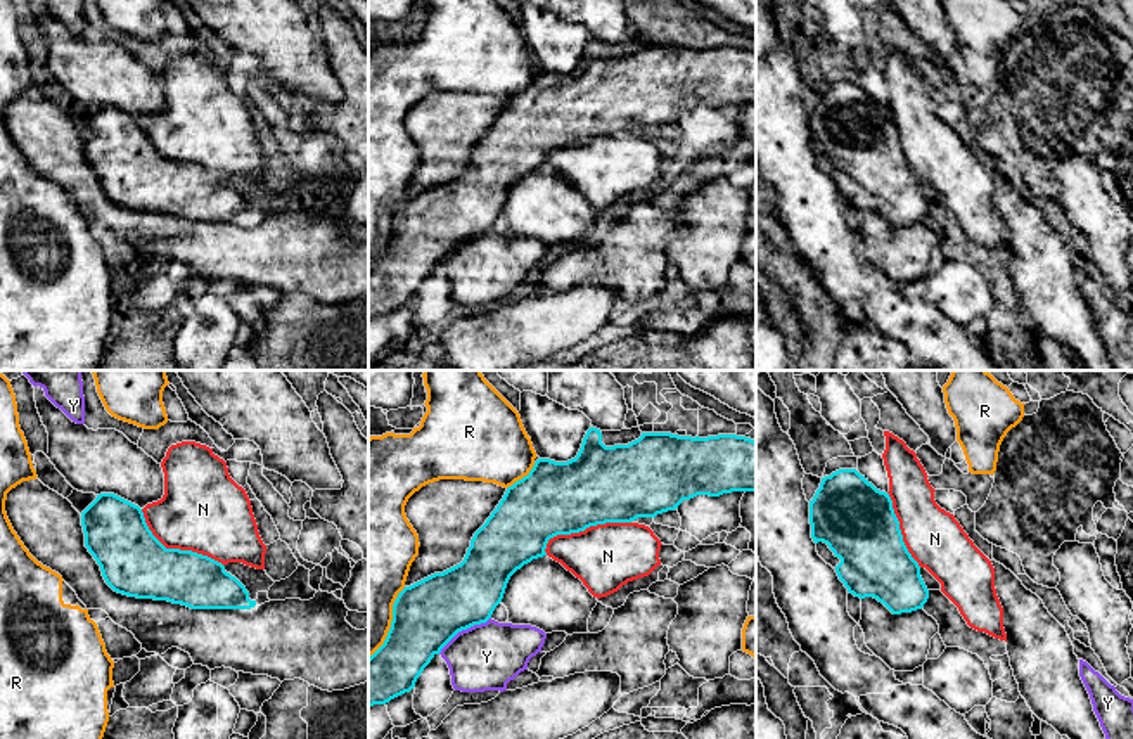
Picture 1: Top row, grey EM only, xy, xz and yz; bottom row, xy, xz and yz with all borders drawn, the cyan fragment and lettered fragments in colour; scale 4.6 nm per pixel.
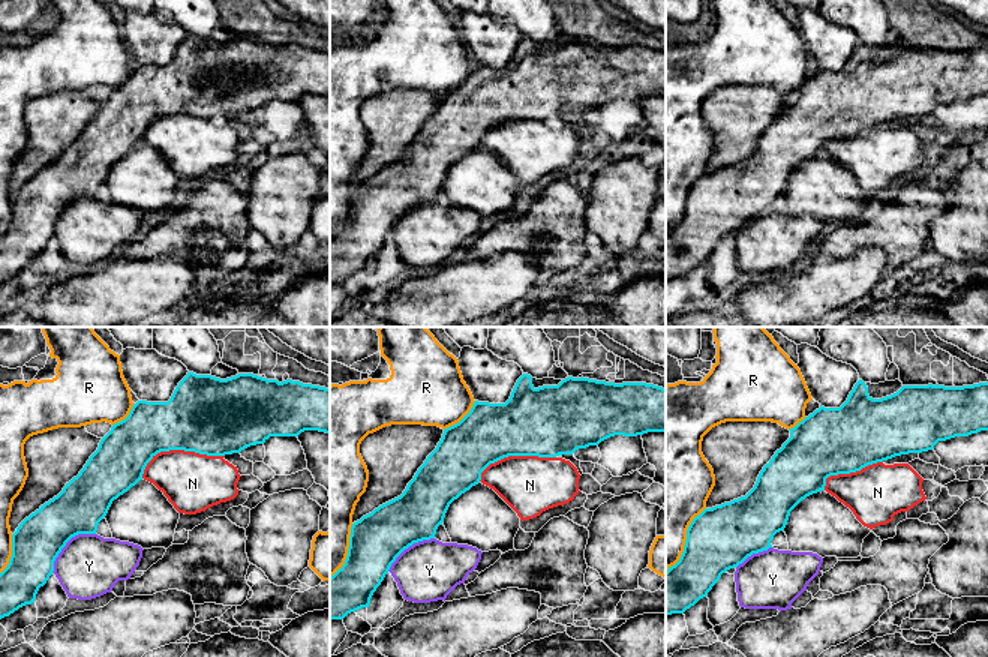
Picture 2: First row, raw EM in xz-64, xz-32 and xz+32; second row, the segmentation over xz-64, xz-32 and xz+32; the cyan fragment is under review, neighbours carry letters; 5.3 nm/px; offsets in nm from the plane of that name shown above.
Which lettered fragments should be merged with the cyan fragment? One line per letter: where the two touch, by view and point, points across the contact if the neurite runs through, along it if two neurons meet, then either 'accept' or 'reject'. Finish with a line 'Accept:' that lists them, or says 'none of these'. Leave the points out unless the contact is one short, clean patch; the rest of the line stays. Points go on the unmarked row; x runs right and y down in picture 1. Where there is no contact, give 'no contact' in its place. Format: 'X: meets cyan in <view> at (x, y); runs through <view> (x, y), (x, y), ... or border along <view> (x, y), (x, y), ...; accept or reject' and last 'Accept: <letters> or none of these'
N: meets cyan in xy at (177, 161); reject
R: meets cyan in xz at (524, 89); reject
Y: meets cyan in xz at (464, 241); border along xz (490, 229), (485, 234), (462, 241), (438, 265); reject
Accept: none of these

